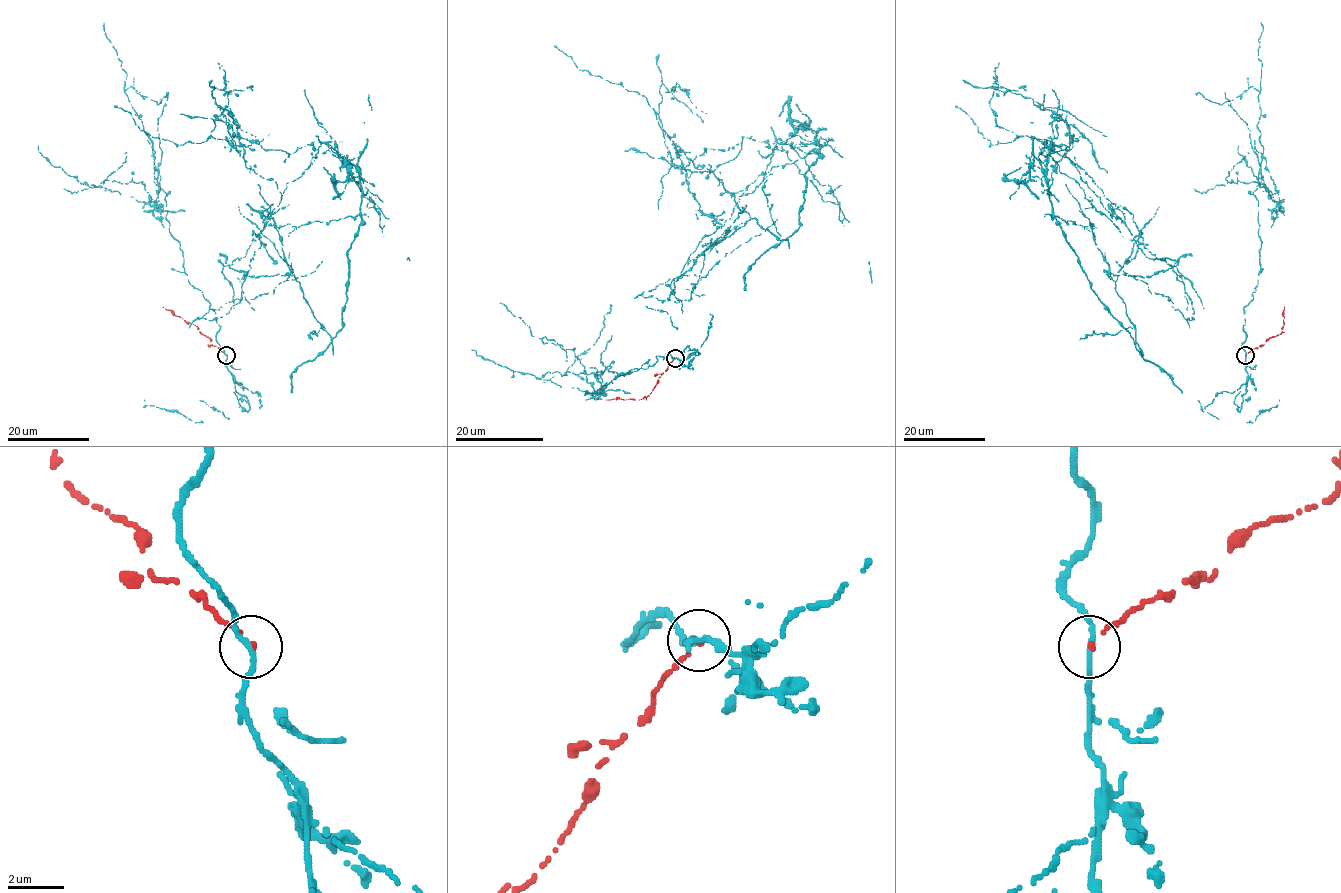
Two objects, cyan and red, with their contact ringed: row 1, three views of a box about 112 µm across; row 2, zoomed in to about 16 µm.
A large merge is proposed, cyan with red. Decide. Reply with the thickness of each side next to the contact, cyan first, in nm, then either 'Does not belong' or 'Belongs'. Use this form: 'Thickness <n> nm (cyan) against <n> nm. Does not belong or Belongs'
Thickness 190 nm (cyan) against 140 nm. Does not belong

